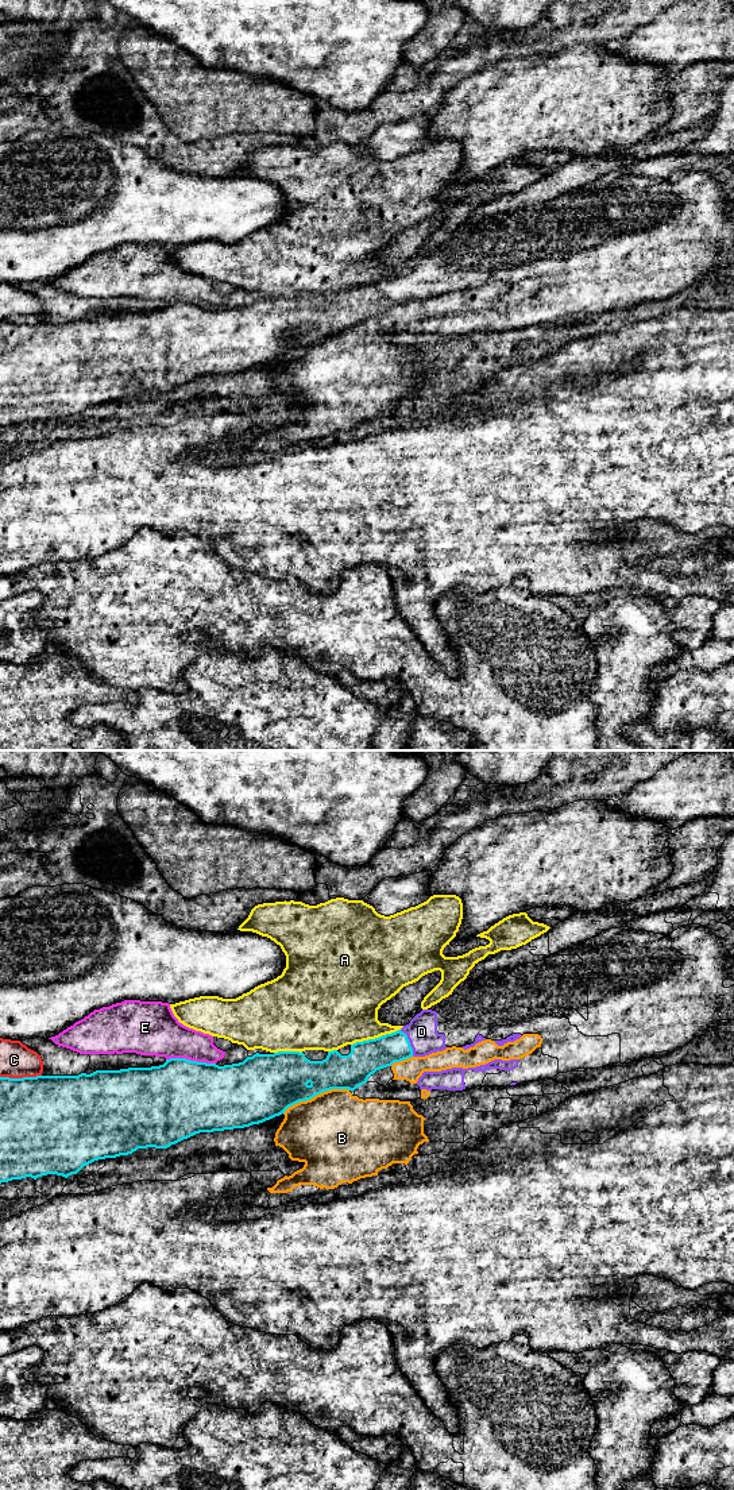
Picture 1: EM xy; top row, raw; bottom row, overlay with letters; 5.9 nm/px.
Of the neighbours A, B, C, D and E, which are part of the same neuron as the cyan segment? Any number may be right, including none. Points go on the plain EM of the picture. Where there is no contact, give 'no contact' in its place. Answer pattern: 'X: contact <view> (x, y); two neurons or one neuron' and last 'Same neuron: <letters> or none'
A: contact xy (375, 282); two neurons
B: contact xy (315, 339); two neurons
C: contact xy (20, 323); two neurons
D: contact xy (409, 286); one neuron
E: contact xy (189, 304); two neurons
Same neuron: D

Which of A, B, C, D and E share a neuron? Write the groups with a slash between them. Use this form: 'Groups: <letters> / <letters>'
Groups: A / B / C / D / E

